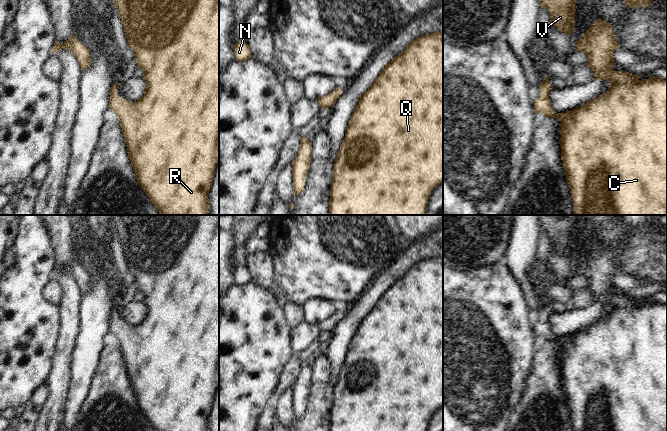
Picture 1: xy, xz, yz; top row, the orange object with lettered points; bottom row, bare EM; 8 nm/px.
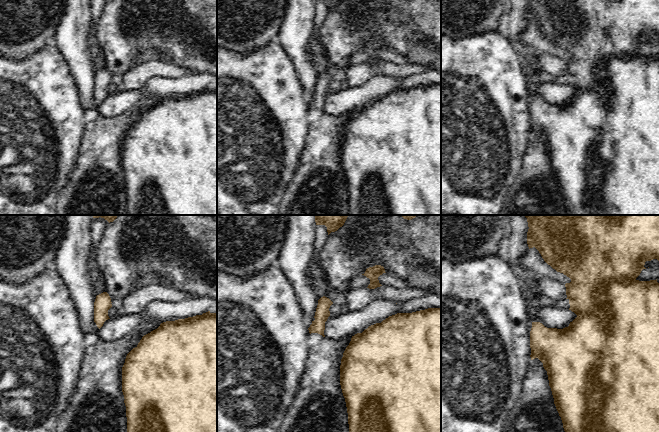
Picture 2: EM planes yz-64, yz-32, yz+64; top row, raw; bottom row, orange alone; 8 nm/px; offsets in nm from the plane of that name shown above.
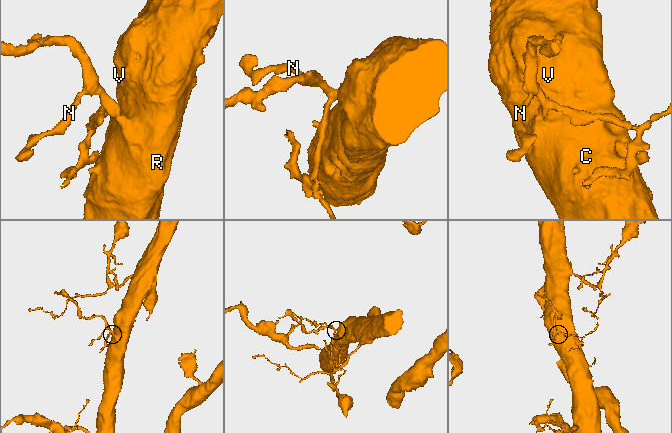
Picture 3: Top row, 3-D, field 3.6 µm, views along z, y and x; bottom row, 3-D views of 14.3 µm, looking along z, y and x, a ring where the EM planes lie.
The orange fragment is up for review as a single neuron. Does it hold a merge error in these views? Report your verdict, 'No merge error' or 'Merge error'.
No merge error.

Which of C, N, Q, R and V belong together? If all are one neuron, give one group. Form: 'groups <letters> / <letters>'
groups C N Q R V

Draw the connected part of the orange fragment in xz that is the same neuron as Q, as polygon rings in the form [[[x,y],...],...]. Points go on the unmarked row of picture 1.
[[[443,256],[421,259],[395,280],[359,322],[333,391],[329,431],[427,431],[433,413],[443,406]]]

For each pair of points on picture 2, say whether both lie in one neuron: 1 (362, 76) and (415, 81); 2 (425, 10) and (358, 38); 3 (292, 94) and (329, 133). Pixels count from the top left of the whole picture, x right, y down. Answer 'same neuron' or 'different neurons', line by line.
1: different neurons
2: same neuron
3: different neurons

